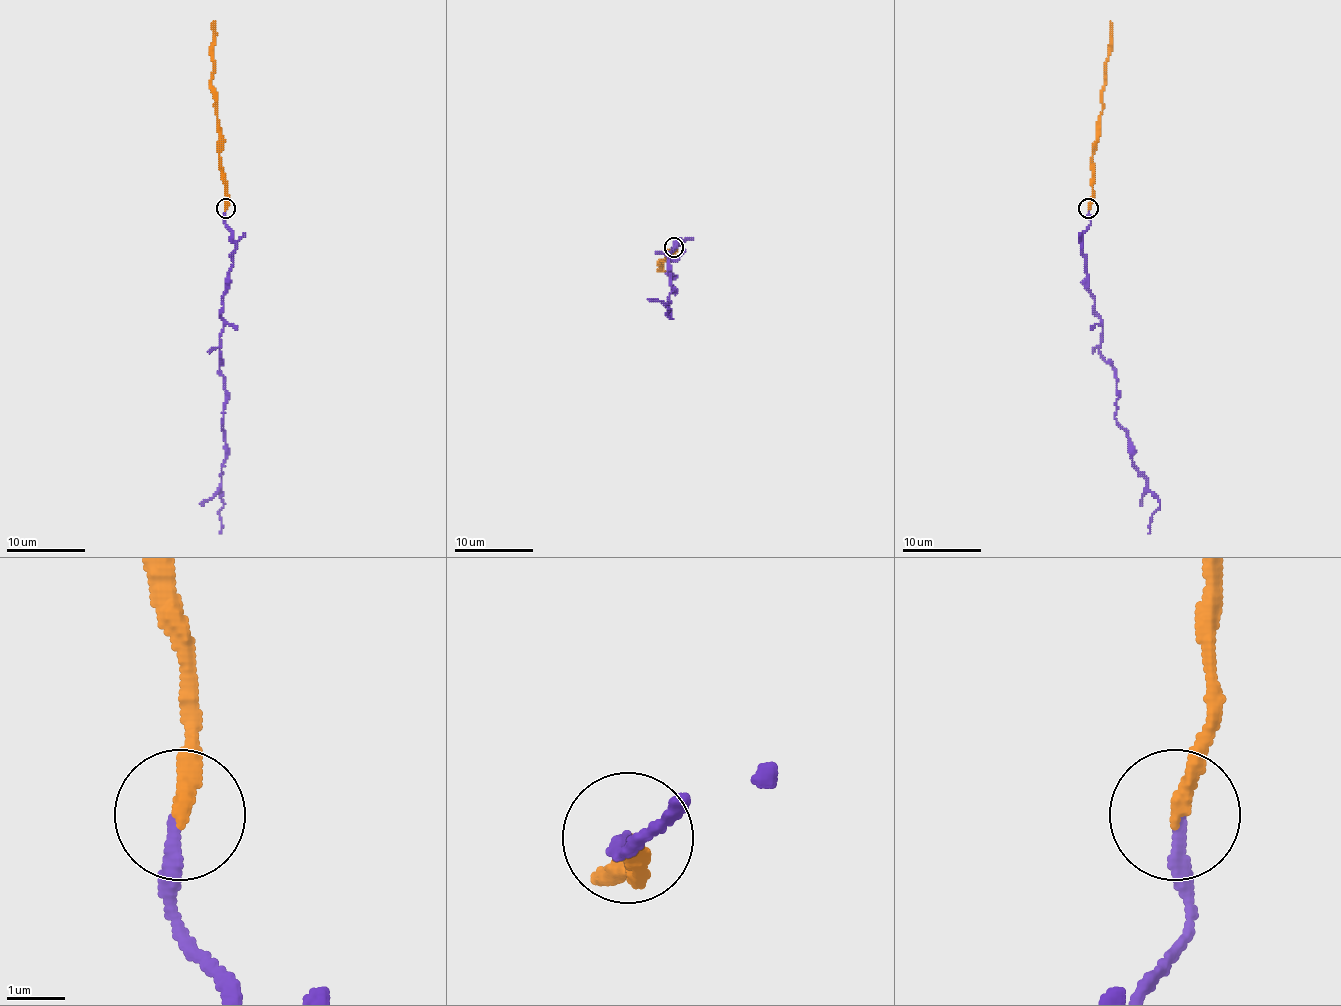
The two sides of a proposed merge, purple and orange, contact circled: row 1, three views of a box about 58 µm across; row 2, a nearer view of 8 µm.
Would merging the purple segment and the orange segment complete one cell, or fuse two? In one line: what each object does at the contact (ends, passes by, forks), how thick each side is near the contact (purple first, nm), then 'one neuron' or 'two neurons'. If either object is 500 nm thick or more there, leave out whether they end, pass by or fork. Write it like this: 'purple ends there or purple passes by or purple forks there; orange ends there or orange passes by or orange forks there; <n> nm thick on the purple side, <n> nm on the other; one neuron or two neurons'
purple ends there; orange ends there; 220 nm thick on the purple side, 300 nm on the other; two neurons

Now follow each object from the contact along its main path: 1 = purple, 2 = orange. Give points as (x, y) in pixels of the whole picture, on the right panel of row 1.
1: (1088, 209), (1082, 252), (1102, 325), (1098, 353), (1116, 377), (1114, 418), (1132, 466), (1160, 503), (1148, 533)
2: (1088, 209), (1096, 122), (1102, 110), (1102, 88), (1106, 84), (1110, 21)

